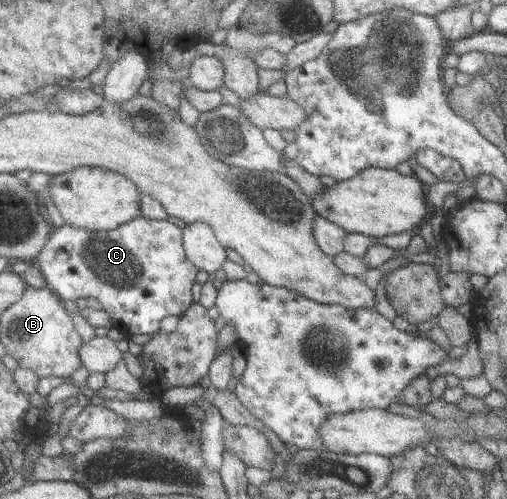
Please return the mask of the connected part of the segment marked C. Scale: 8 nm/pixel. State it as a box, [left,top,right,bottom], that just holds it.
[35,217,199,335]

